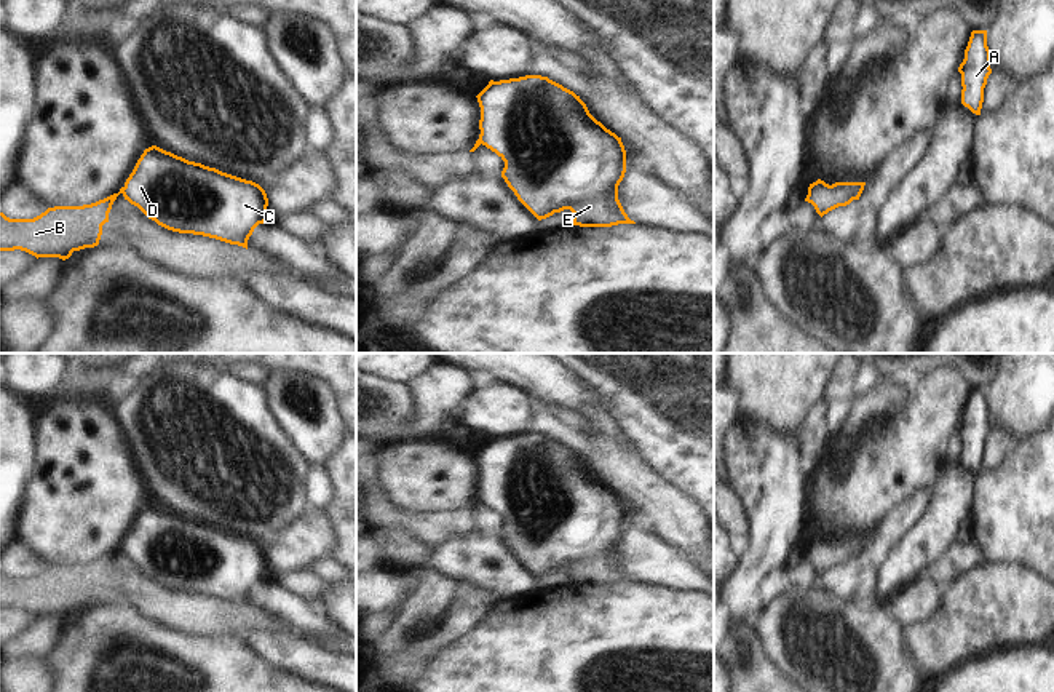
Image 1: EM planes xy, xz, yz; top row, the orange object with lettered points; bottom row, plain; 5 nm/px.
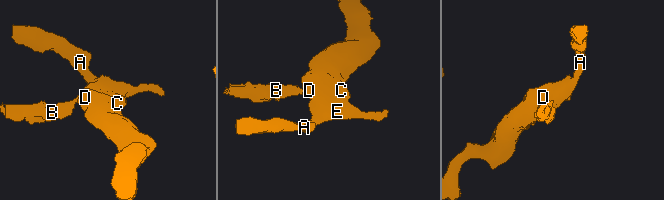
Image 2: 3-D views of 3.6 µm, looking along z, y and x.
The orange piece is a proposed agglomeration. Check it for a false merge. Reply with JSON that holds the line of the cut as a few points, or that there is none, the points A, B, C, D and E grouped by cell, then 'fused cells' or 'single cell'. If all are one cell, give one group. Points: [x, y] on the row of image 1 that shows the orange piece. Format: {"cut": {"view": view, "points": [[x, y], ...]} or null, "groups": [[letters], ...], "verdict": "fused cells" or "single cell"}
{"cut": {"view": "xy", "points": [[123, 187], [120, 192]]}, "groups": [["A", "C", "D", "E"], ["B"]], "verdict": "fused cells"}

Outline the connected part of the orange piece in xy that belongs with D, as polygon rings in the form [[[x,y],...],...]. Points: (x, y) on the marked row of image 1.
[[[157,145],[144,150],[121,193],[168,230],[246,249],[254,229],[267,221],[268,198],[259,184]]]

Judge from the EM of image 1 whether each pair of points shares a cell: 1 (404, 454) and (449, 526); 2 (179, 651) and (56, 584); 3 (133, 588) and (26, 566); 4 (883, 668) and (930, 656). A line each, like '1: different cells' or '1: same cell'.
1: different cells
2: different cells
3: different cells
4: different cells

